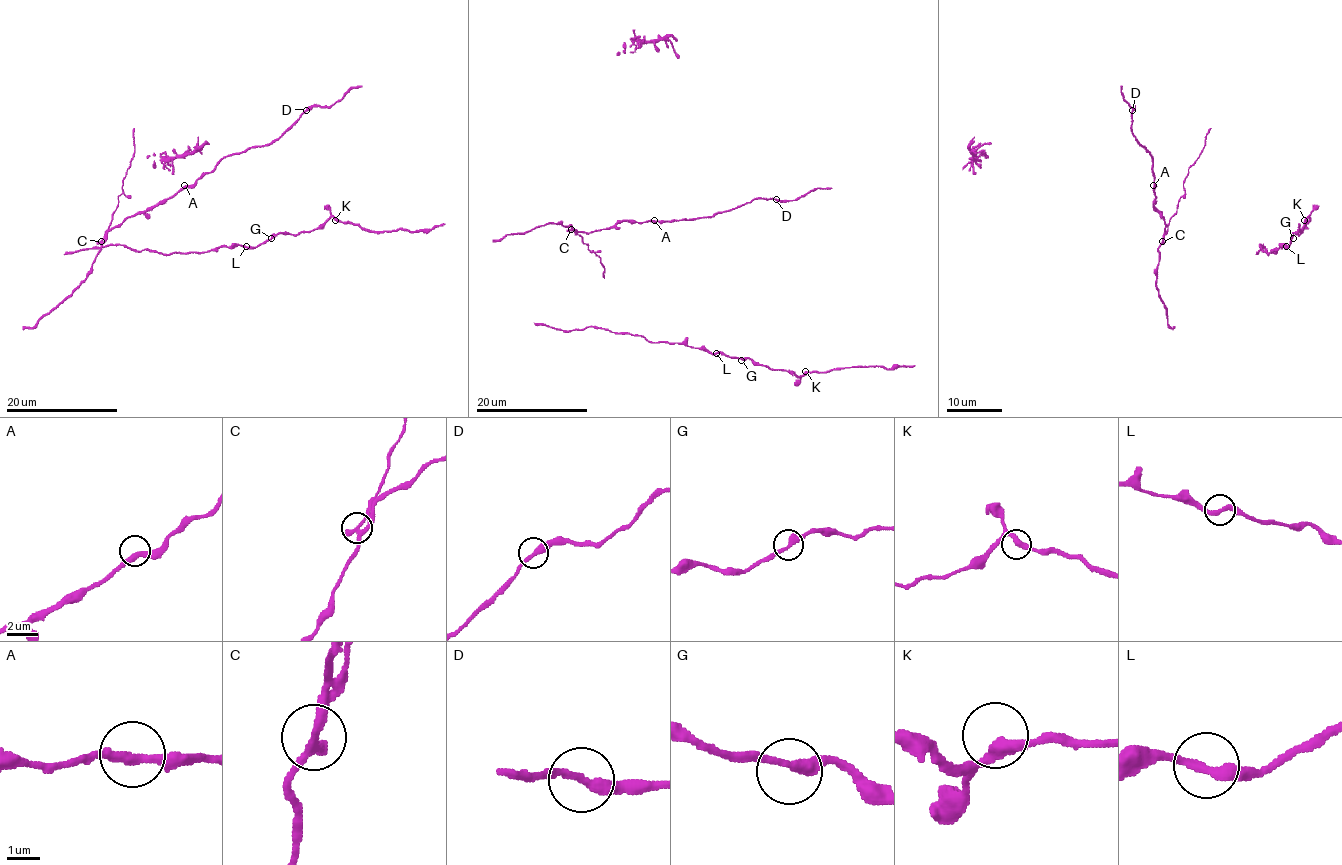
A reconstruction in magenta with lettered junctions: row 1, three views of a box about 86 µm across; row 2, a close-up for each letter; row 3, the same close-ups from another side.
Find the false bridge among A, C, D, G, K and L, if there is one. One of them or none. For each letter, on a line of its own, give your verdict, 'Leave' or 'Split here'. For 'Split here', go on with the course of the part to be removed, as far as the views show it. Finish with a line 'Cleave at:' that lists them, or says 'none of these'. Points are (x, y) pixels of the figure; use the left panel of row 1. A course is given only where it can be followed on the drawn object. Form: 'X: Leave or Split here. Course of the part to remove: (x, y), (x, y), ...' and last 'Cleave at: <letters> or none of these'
A: Leave
C: Split here. Course of the part to remove: (101, 241), (116, 210), (118, 197), (134, 156), (134, 128)
D: Leave
G: Leave
K: Leave
L: Leave
Cleave at: C

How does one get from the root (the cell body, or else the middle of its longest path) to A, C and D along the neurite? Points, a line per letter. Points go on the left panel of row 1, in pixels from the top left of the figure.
A: (123, 193), (118, 197), (112, 227), (119, 227), (129, 217), (164, 203), (184, 185)
C: (123, 193), (118, 197), (111, 225), (101, 241)
D: (123, 193), (118, 197), (112, 227), (190, 188), (222, 158), (274, 142), (306, 110)

